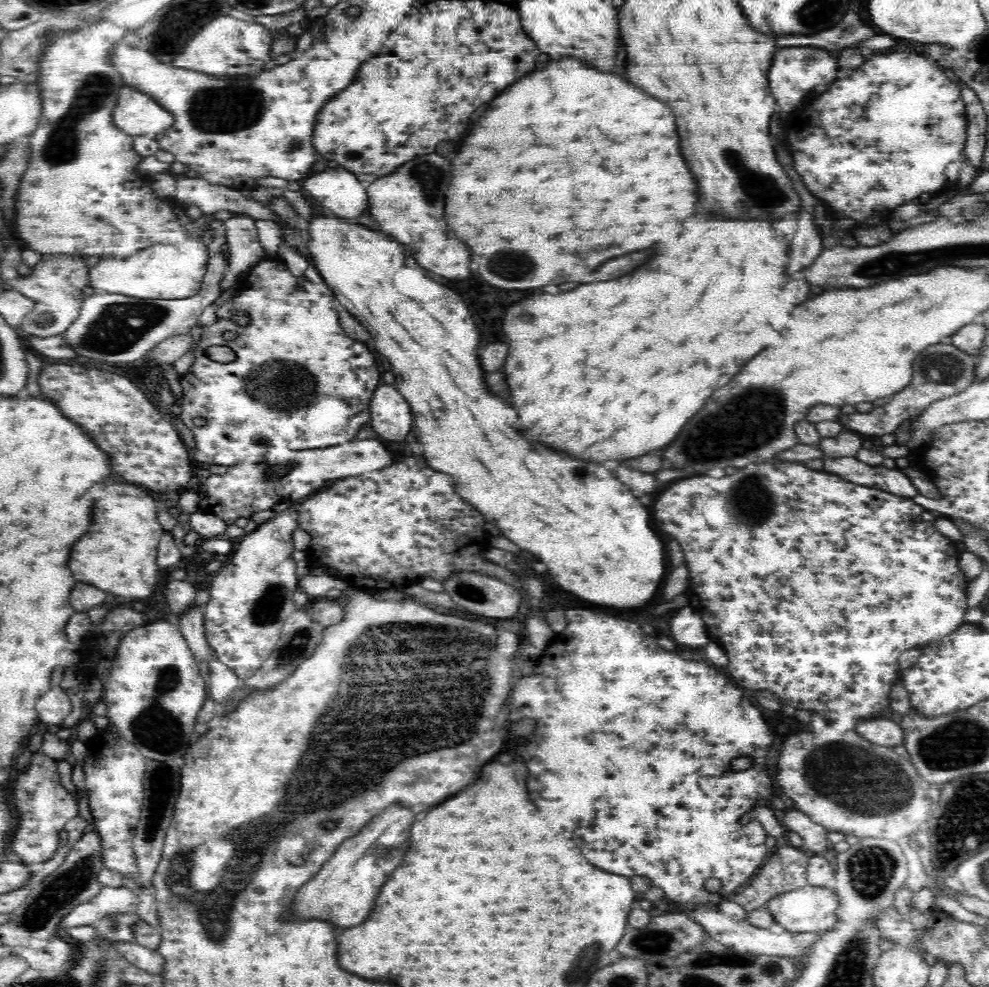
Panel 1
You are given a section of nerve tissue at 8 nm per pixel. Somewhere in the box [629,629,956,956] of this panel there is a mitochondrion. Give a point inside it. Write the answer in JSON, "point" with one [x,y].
{"point":[860,780]}

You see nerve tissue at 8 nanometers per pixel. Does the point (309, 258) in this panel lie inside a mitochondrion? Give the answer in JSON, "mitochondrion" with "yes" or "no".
{"mitochondrion":"no"}

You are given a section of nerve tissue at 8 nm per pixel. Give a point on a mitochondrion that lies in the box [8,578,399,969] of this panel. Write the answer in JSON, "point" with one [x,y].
{"point":[60,892]}

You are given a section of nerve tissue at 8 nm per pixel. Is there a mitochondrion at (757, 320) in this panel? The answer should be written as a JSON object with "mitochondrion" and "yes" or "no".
{"mitochondrion":"no"}

